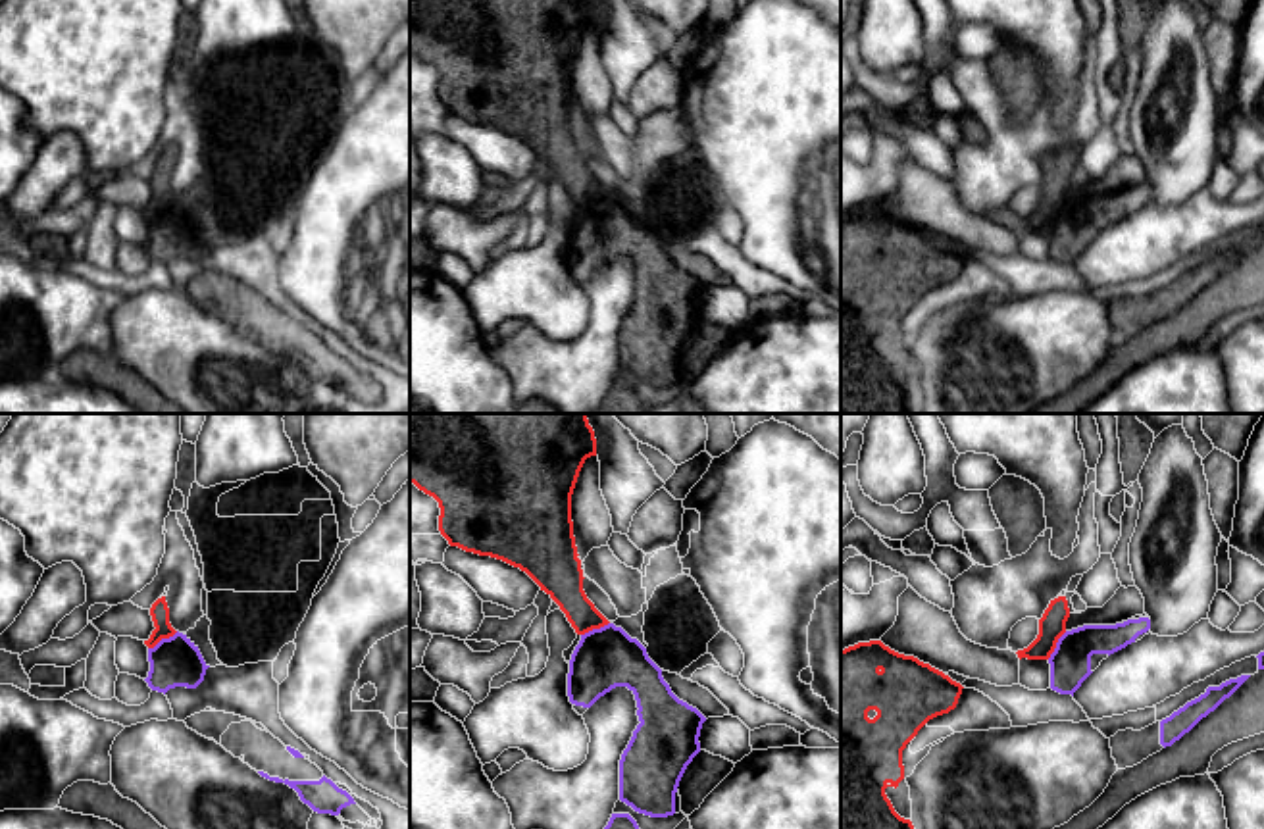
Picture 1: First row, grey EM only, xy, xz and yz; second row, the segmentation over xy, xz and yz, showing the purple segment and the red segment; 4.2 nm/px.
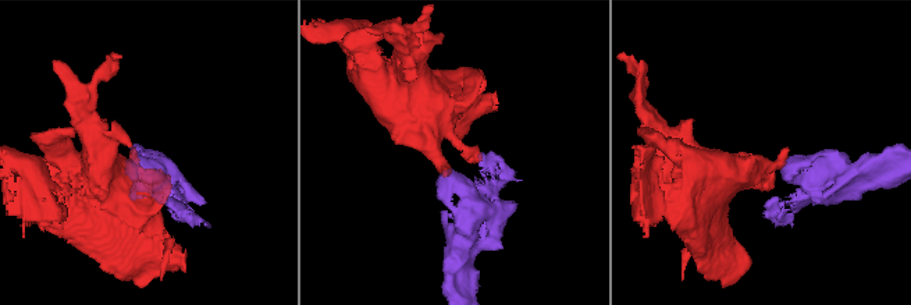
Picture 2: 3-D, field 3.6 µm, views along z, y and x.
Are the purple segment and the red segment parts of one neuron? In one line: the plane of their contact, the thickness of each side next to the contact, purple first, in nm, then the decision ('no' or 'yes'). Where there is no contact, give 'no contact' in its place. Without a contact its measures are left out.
contact in xy; calibres 200 and 80 nm; no

